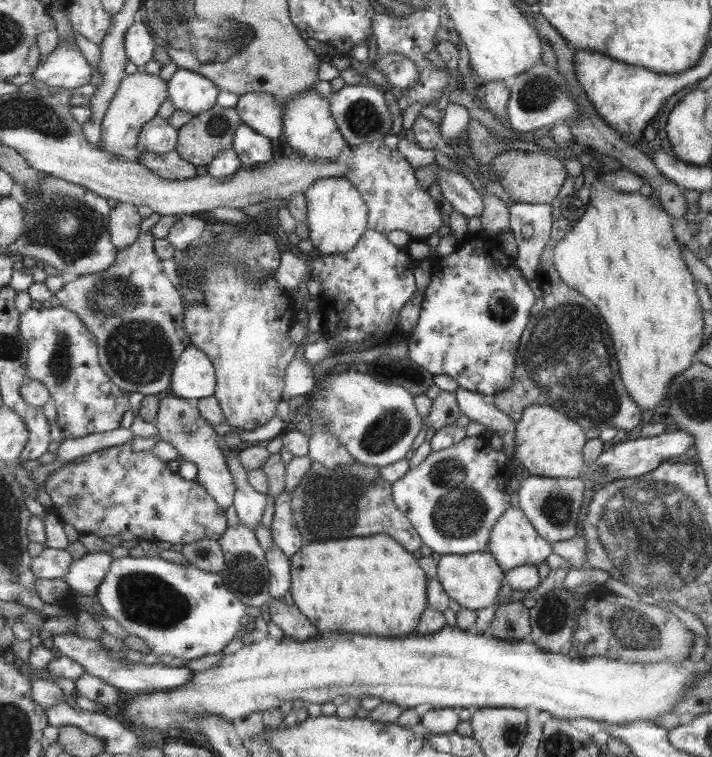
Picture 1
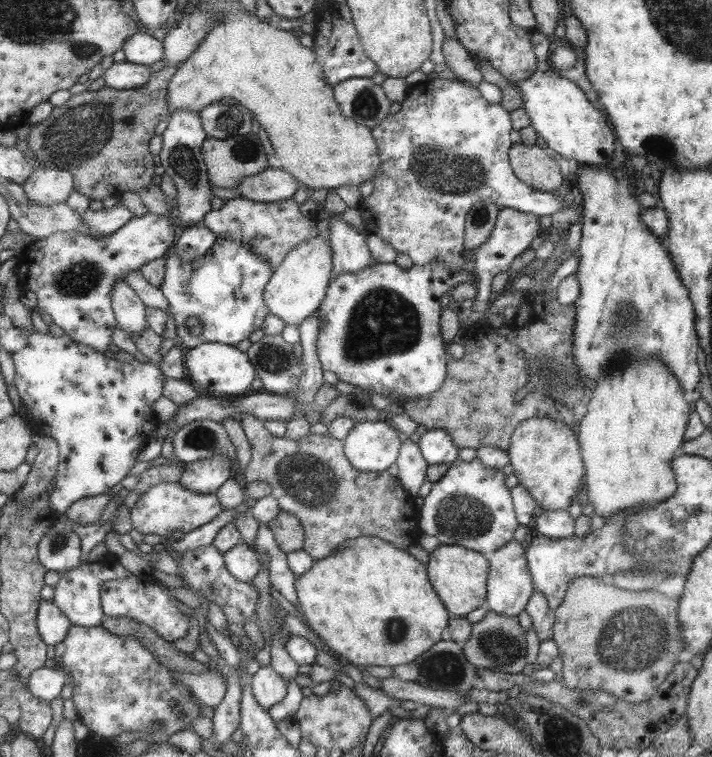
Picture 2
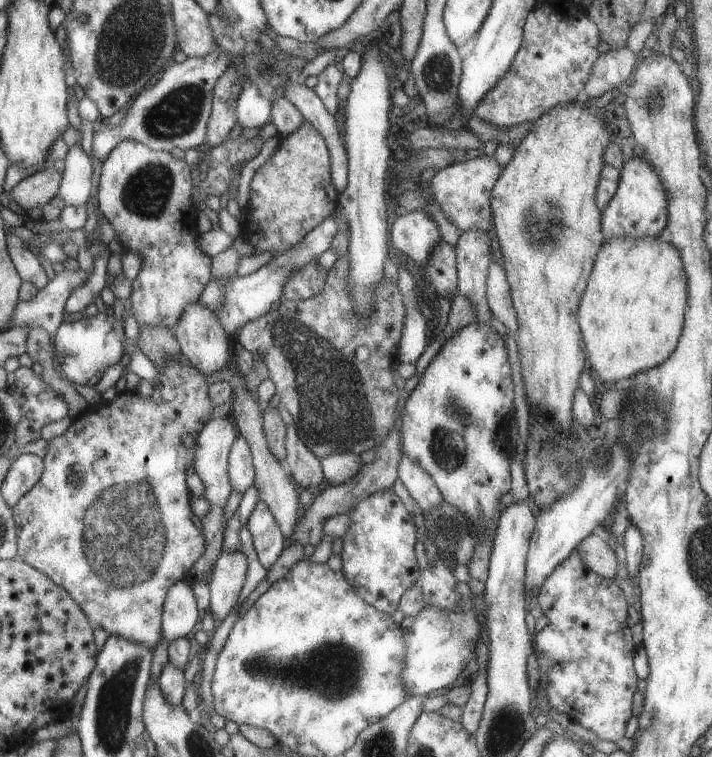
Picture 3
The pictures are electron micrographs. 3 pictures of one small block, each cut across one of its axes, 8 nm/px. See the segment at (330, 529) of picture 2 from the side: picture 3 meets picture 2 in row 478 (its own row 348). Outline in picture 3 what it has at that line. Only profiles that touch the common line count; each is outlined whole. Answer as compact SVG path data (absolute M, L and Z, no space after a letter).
M345 253L338 255L335 262L331 265L331 268L328 268L326 272L326 278L322 289L317 294L314 294L314 297L296 301L291 299L279 301L277 303L278 307L275 310L247 321L235 334L235 342L237 346L241 346L251 354L259 355L263 359L268 370L268 378L272 380L275 389L275 403L280 403L285 407L285 410L289 412L292 416L293 426L295 427L297 436L301 439L305 448L308 448L309 452L314 454L319 460L333 453L344 453L349 451L350 453L359 455L364 450L373 448L373 446L375 446L376 449L384 442L390 431L393 429L397 418L398 403L400 402L400 395L395 387L395 382L393 381L392 367L393 364L397 362L396 346L398 345L401 336L401 329L404 321L404 304L402 303L402 296L398 291L398 286L383 274L383 277L381 277L374 286L375 311L373 311L372 315L366 319L358 317L354 311L352 298L349 296L348 290L346 289L346 281L348 280L349 272L348 268L348 256L345 255Z

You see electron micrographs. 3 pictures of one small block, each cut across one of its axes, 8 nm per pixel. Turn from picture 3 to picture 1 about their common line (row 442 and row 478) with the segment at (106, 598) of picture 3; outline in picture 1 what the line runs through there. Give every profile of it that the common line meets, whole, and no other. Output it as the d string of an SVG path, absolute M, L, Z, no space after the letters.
M131 441L66 463L50 474L45 489L52 499L53 513L73 526L79 534L96 534L105 538L117 536L121 532L131 532L139 539L151 542L163 540L171 545L184 545L200 538L217 540L227 528L225 511L200 483L193 479L186 481L177 474L171 474L165 462L151 452L133 452Z

